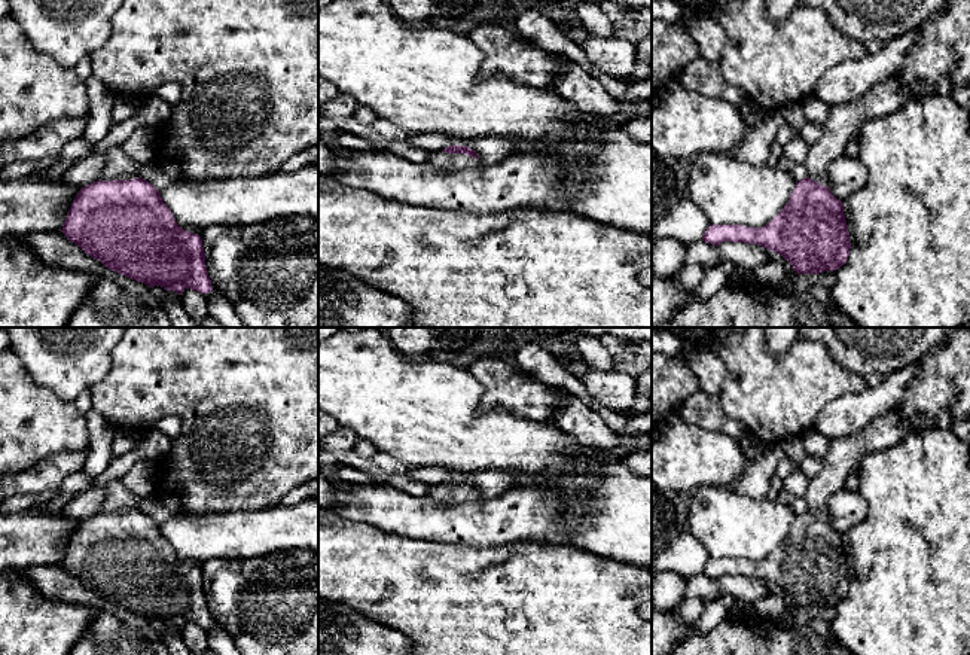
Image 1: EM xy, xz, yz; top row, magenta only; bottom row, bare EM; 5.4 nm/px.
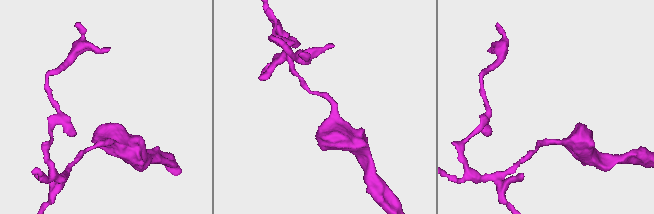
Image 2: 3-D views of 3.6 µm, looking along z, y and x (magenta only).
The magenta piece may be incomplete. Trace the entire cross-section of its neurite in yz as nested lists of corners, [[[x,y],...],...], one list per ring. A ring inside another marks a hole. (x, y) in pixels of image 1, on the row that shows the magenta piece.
[[[890,79],[849,103],[832,106],[821,138],[806,155],[808,176],[796,182],[784,208],[762,228],[710,225],[702,241],[762,246],[781,255],[797,274],[839,269],[848,261],[851,243],[842,201],[827,186],[829,165],[845,155],[847,143],[860,137],[869,121],[893,113],[909,100],[910,94]]]

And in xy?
[[[121,146],[109,149],[100,179],[79,191],[61,232],[106,268],[131,280],[179,295],[184,289],[207,295],[213,286],[201,237],[177,225],[161,192],[143,180],[138,171],[140,164]]]

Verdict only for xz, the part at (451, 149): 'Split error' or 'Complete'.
Split error

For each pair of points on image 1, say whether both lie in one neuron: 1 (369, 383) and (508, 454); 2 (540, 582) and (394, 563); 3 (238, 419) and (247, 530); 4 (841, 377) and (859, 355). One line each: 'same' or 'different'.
1: same
2: same
3: different
4: different

